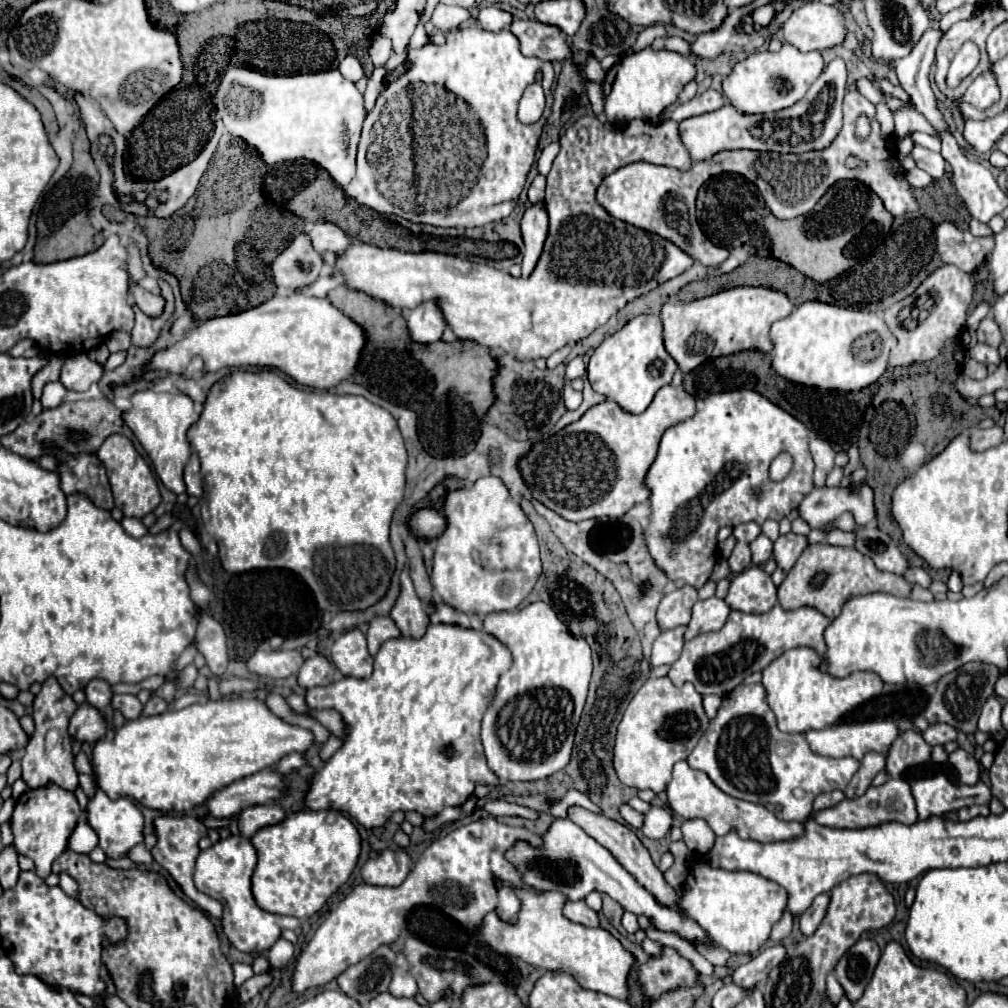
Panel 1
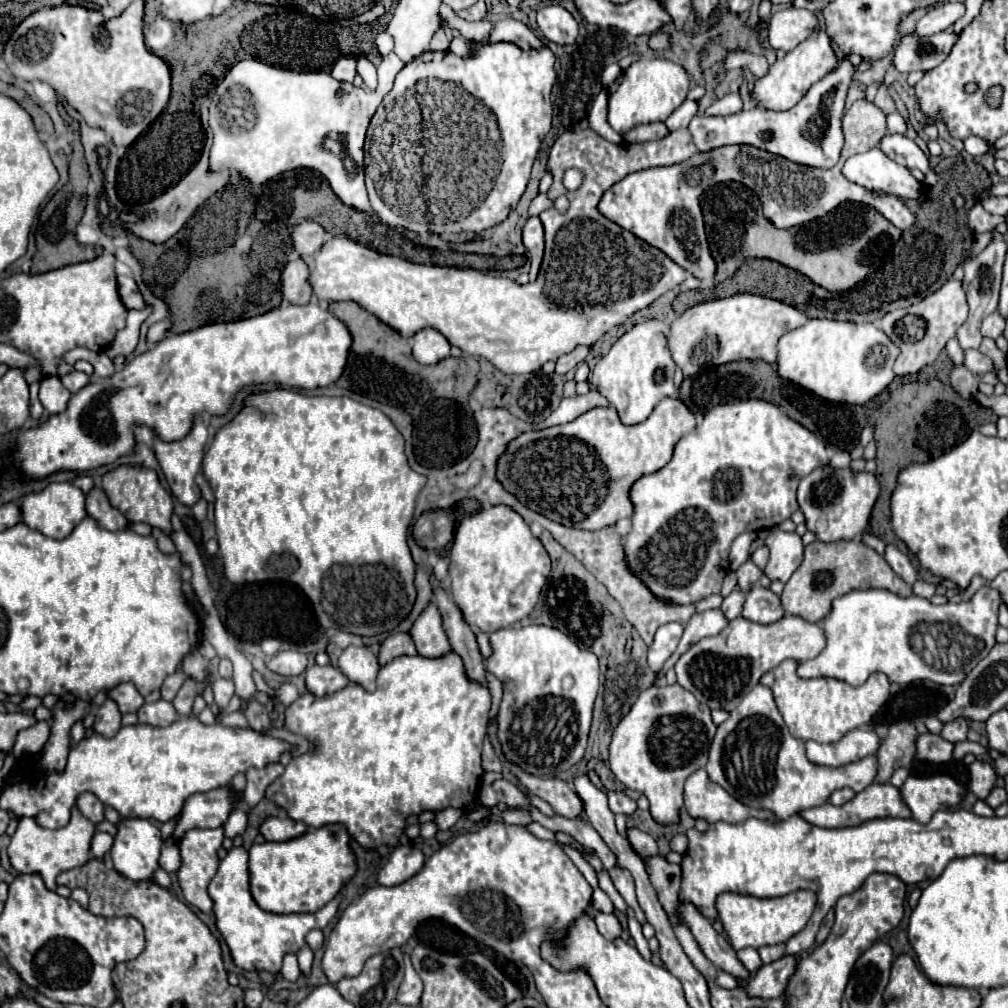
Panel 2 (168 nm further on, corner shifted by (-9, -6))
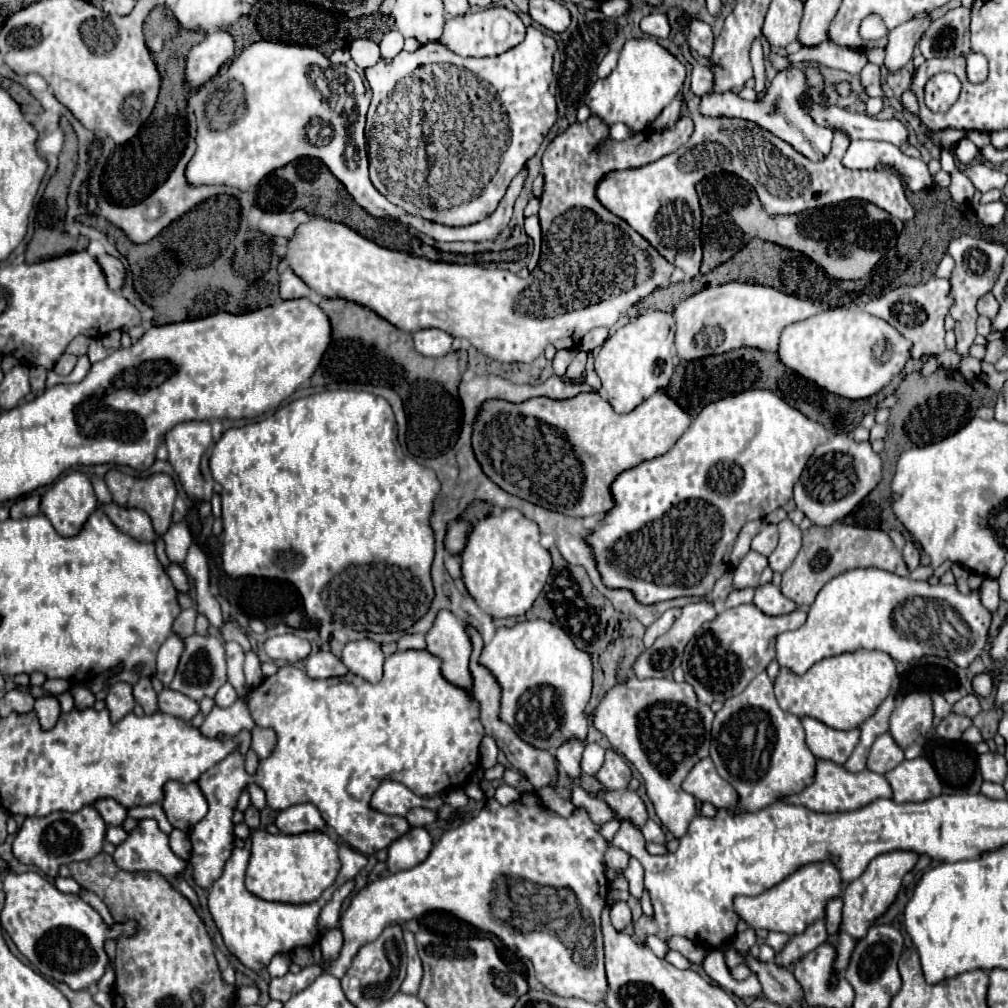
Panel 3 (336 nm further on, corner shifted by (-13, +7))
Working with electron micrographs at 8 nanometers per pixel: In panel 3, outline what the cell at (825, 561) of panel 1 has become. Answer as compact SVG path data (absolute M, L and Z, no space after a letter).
M834 523L830 527L812 525L808 531L804 531L804 543L798 557L782 573L780 589L798 607L808 607L810 603L814 603L826 579L834 579L834 575L842 575L842 571L850 571L854 567L876 567L900 577L908 575L908 567L902 559L902 553L894 547L894 543L884 531L842 523Z

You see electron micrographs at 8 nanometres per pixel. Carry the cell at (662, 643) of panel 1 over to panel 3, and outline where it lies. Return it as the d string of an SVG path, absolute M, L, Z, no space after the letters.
M668 609L662 617L658 617L658 619L646 629L644 645L650 647L658 637L662 637L666 631L670 631L670 627L674 625L674 619L678 619L678 615L680 615L680 609Z

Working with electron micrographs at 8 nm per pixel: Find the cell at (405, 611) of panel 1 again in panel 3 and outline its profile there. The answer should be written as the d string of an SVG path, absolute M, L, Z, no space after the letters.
M438 611L432 629L426 633L428 651L442 659L442 675L458 687L472 687L468 661L472 643L466 633L466 625L452 611Z

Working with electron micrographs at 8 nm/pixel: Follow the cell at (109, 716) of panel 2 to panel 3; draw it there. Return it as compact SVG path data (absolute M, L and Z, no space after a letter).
M114 683L108 689L106 695L106 709L110 711L110 721L118 723L126 713L134 709L134 697L132 697L132 685L128 683Z

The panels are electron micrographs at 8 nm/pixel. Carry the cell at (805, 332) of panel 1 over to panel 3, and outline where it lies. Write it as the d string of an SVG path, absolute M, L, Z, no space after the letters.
M836 307L836 309L826 309L810 319L788 325L780 337L778 355L786 367L814 381L818 387L842 395L846 399L864 399L878 393L882 387L890 383L894 375L898 375L904 369L906 361L910 359L908 351L910 351L910 341L904 339L884 319L878 319L866 311L850 311L844 307Z

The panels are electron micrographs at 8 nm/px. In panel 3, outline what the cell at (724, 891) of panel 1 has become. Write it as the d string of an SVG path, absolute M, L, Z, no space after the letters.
M810 863L756 897L738 895L734 899L734 911L742 921L746 921L748 927L796 935L802 933L808 927L808 923L814 923L816 919L824 917L826 901L830 897L840 895L840 887L840 873L832 863Z

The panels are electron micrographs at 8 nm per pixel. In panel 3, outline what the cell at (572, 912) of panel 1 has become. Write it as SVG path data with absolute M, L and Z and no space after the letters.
M618 901L618 903L614 903L612 907L610 907L610 921L612 921L612 925L618 929L618 931L622 931L632 919L630 919L630 909L628 909L628 905L624 903L624 901Z

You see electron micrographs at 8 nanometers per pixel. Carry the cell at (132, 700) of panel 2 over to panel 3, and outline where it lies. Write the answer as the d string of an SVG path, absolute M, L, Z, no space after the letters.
M142 677L138 683L134 683L134 699L136 703L144 709L146 715L152 715L158 711L158 705L156 705L156 691L152 689L152 683L150 679Z

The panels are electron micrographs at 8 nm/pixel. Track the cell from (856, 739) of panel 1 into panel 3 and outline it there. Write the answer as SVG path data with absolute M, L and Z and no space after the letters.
M804 717L802 727L806 731L806 745L816 759L830 759L842 765L858 745L858 729L838 731L812 717Z

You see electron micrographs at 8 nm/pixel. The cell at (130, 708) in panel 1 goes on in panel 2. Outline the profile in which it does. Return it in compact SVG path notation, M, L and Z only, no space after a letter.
M158 700L158 702L152 702L152 704L144 704L138 710L138 720L142 724L150 724L150 726L168 726L168 724L180 720L180 716L174 710L172 702Z

